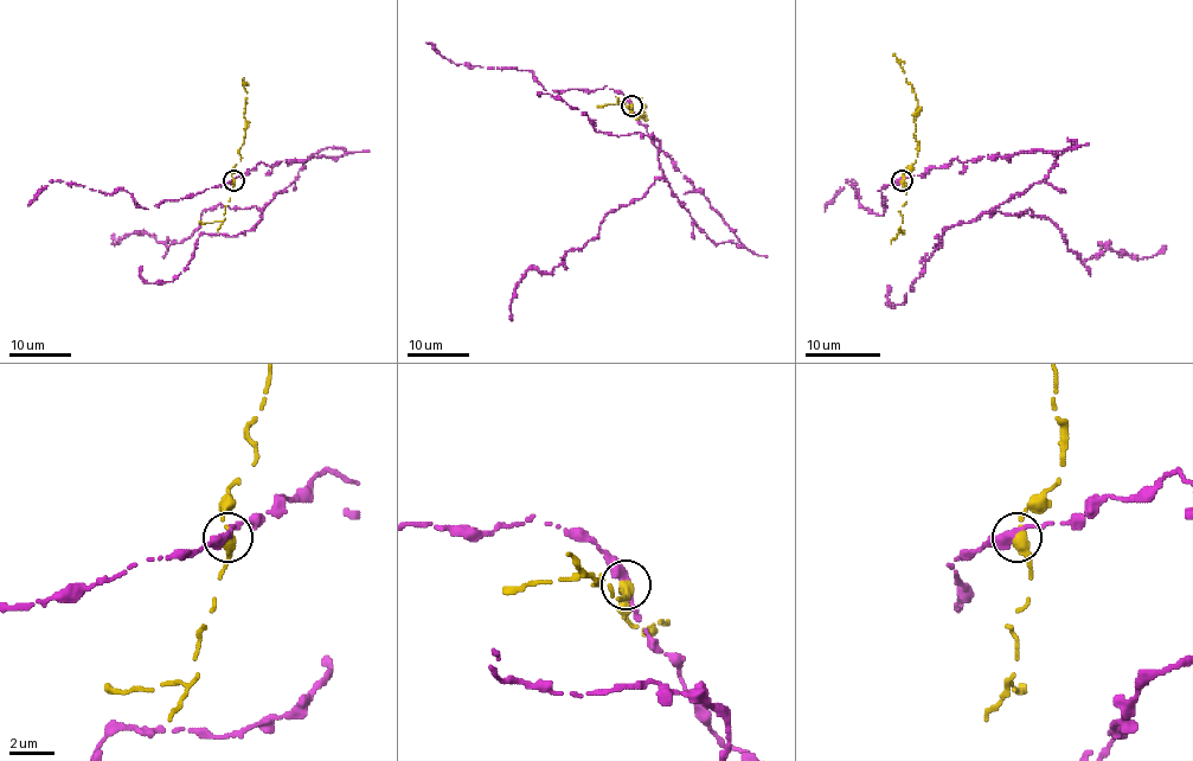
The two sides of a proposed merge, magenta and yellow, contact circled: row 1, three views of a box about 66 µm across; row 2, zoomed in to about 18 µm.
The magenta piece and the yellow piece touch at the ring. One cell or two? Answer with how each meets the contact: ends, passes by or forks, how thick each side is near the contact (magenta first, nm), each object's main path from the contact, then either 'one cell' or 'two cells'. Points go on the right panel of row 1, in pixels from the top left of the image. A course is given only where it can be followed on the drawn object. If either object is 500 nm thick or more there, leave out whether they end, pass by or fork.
magenta passes by | yellow passes by | 320/320 nm | magenta via (900, 181), (1069, 139), (992, 215), (1030, 210), (1083, 261), (1103, 243), (1140, 259), (1166, 245) | yellow via (903, 181), (917, 157), (914, 134), (917, 103), (893, 53) | two cells

